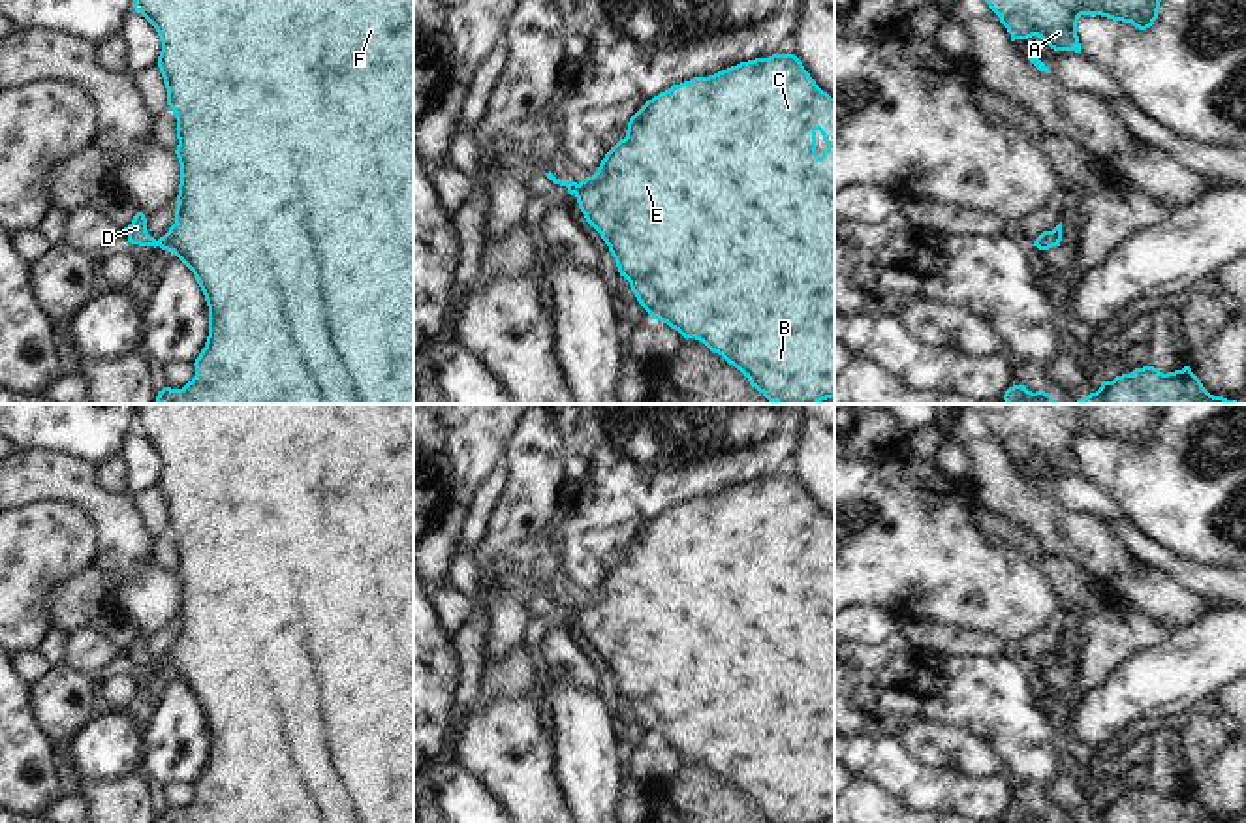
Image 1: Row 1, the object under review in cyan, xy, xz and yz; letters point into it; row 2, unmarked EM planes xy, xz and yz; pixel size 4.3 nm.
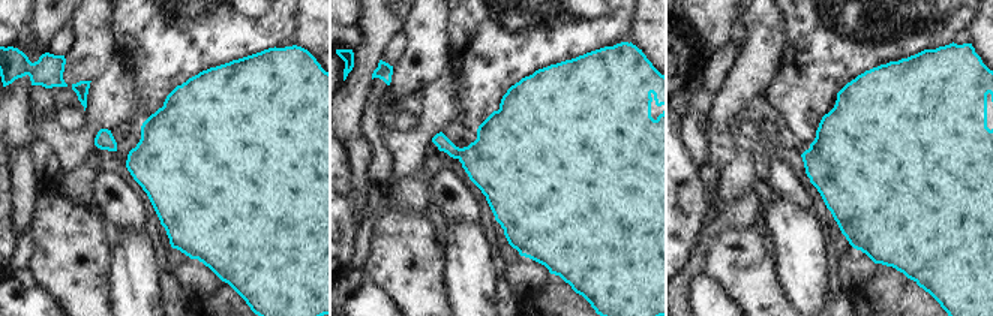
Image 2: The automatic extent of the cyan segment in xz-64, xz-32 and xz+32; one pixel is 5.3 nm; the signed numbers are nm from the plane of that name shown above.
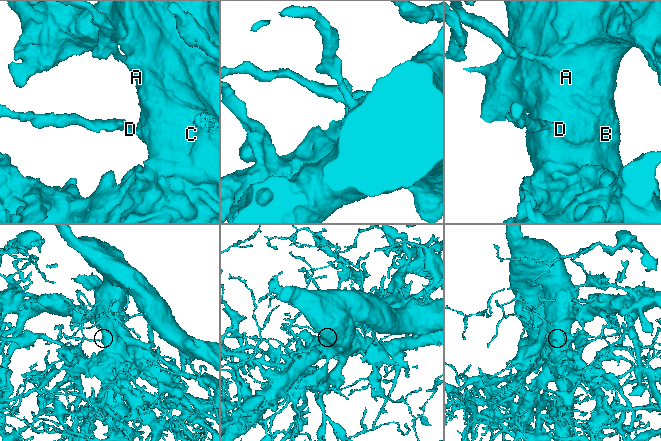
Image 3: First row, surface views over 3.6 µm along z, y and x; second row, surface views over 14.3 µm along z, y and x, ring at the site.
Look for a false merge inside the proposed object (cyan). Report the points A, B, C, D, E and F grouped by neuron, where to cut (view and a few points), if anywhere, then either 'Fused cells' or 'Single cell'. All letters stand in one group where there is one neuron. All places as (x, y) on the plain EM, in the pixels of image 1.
Groups: A B C D E F. No split. Single cell

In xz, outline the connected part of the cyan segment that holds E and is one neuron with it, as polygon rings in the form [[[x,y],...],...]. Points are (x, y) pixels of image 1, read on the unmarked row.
[[[772,475],[769,479],[755,479],[740,483],[727,490],[722,490],[709,498],[693,498],[680,505],[673,505],[669,511],[660,513],[648,520],[628,543],[626,558],[620,560],[601,581],[598,592],[584,601],[571,603],[560,601],[551,592],[545,594],[554,605],[566,607],[571,616],[577,618],[579,629],[586,643],[601,656],[609,667],[611,676],[616,682],[620,697],[630,703],[639,725],[650,735],[652,740],[667,744],[678,752],[684,759],[695,759],[703,763],[710,772],[722,776],[729,785],[740,791],[752,808],[755,808],[769,823],[821,823],[834,819],[834,519],[823,513],[802,483],[795,475]]]

